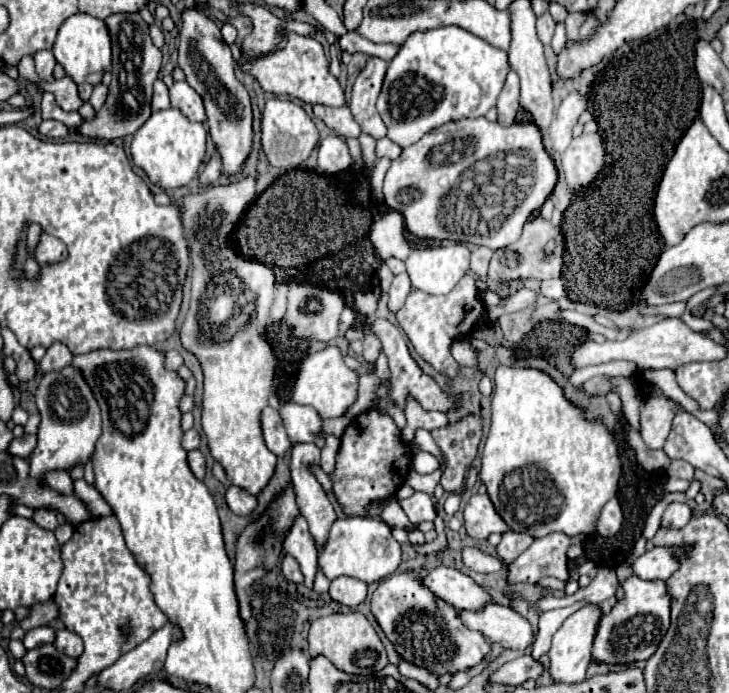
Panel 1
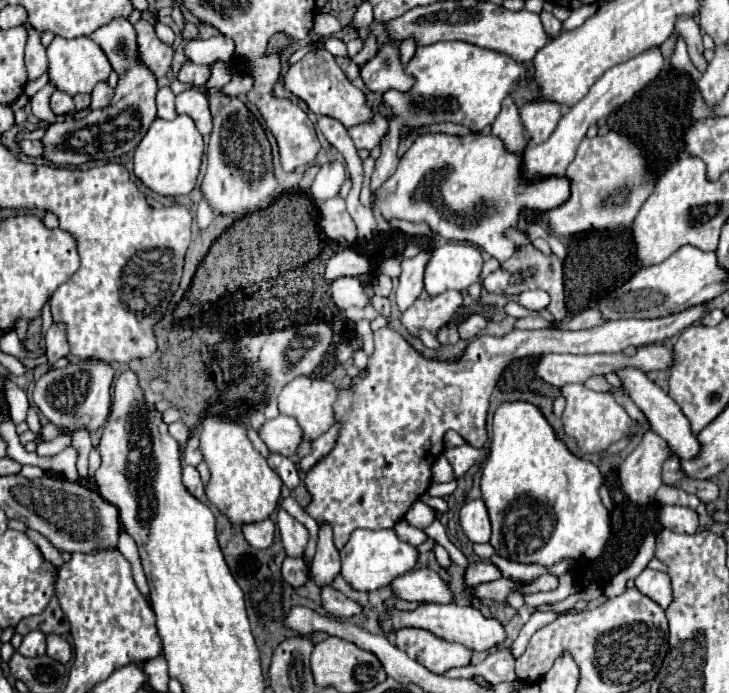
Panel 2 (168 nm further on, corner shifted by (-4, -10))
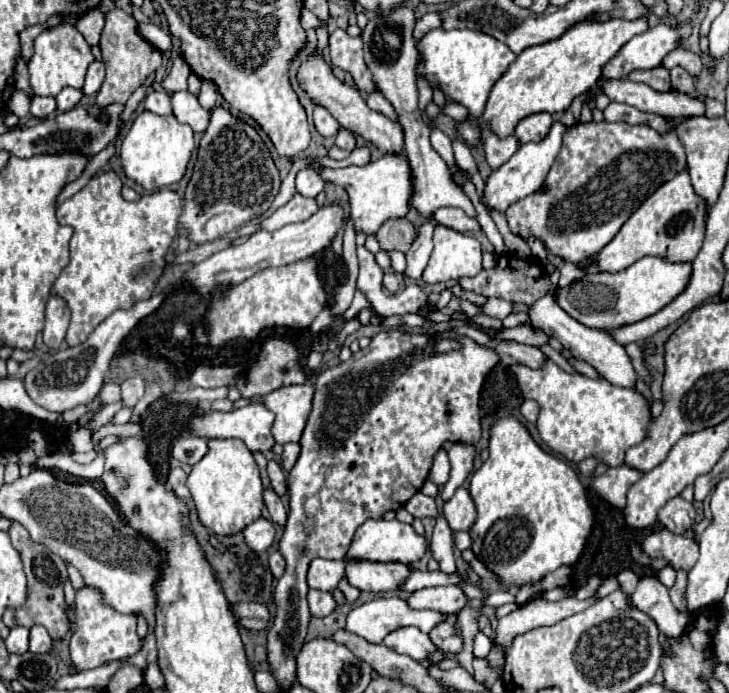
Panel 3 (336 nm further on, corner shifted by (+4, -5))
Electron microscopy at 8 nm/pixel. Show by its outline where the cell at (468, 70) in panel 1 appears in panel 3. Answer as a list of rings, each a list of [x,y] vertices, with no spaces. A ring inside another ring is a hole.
[[[433,29],[417,43],[417,49],[423,55],[417,75],[425,77],[431,85],[437,85],[445,97],[465,105],[471,117],[479,117],[483,113],[491,87],[517,59],[505,43],[475,29]]]

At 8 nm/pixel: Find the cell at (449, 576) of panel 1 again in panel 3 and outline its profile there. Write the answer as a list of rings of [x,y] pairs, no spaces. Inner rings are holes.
[[[365,559],[345,561],[345,579],[359,591],[397,591],[407,575],[409,569],[403,563],[377,563]]]

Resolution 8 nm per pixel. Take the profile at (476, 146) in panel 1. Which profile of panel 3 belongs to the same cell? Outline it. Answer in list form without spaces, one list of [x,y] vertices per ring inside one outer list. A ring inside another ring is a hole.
[[[385,155],[375,163],[367,163],[363,167],[343,167],[343,169],[329,169],[329,167],[319,167],[311,165],[323,181],[329,181],[333,185],[345,187],[349,193],[349,215],[353,219],[355,233],[365,233],[373,235],[383,221],[395,219],[395,217],[405,217],[409,211],[409,199],[411,199],[411,169],[407,167],[407,157],[405,155]]]

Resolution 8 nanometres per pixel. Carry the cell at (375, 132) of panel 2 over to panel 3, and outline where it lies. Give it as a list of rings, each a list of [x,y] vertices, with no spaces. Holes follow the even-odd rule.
[[[341,129],[341,131],[337,133],[337,137],[335,137],[335,145],[337,145],[339,149],[353,151],[353,149],[355,149],[355,135],[353,135],[351,131],[347,131],[347,129]]]

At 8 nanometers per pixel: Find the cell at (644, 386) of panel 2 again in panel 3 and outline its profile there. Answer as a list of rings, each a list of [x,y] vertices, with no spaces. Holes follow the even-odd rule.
[[[556,268],[553,274],[550,275],[549,293],[529,305],[527,315],[529,315],[531,325],[533,325],[535,329],[545,331],[549,337],[555,337],[565,349],[569,349],[569,351],[573,353],[573,357],[591,363],[591,365],[599,371],[599,375],[603,375],[609,383],[619,385],[619,387],[635,387],[635,383],[637,383],[637,373],[635,373],[635,369],[633,369],[633,365],[631,365],[629,355],[625,353],[625,347],[619,345],[619,343],[611,337],[611,333],[601,331],[601,329],[591,329],[591,327],[585,327],[583,323],[575,321],[571,315],[567,315],[567,313],[555,303],[554,293],[558,288],[559,277],[560,271]]]

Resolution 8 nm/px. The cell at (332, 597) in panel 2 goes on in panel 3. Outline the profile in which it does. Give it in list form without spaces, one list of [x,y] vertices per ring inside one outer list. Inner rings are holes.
[[[309,589],[307,601],[309,601],[311,617],[327,617],[327,615],[337,607],[333,595],[327,593],[327,591],[315,591],[315,589]]]

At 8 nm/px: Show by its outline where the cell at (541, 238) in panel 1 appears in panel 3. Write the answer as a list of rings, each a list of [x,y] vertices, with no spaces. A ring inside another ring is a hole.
[[[511,255],[499,257],[497,265],[493,269],[483,269],[475,277],[463,277],[463,279],[457,279],[457,281],[463,289],[473,291],[477,295],[499,297],[499,299],[505,299],[505,301],[511,301],[511,303],[525,303],[525,305],[531,305],[535,299],[543,297],[549,289],[549,275],[541,267],[537,267],[535,263],[511,257]]]

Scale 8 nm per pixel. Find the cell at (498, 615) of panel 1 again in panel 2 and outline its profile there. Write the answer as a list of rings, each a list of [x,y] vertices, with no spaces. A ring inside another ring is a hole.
[[[421,604],[413,612],[389,612],[383,616],[383,628],[385,630],[399,630],[403,626],[415,626],[429,630],[437,634],[443,640],[463,644],[471,650],[491,650],[497,648],[507,640],[505,626],[495,616],[483,616],[479,608],[475,606],[459,606],[459,604]]]

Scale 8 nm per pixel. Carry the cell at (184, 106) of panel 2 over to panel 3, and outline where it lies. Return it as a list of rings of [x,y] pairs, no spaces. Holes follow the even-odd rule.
[[[179,91],[171,95],[171,101],[173,101],[173,115],[177,117],[179,123],[189,125],[195,133],[205,133],[211,113],[199,105],[197,97],[193,97],[187,91]]]

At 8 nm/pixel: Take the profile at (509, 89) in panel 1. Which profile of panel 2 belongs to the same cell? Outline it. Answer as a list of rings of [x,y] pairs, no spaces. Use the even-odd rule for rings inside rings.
[[[507,96],[503,100],[503,108],[499,112],[499,116],[493,122],[491,132],[495,136],[499,136],[509,150],[513,152],[523,152],[525,150],[525,134],[523,134],[523,124],[519,118],[519,108],[513,100],[513,96]]]

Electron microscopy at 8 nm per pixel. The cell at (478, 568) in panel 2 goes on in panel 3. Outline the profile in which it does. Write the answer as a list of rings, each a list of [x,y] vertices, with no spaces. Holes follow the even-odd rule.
[[[413,571],[405,583],[399,585],[399,591],[403,593],[413,593],[417,589],[423,589],[423,587],[435,587],[435,585],[457,585],[461,581],[459,573],[453,573],[453,575],[447,575],[443,571]]]

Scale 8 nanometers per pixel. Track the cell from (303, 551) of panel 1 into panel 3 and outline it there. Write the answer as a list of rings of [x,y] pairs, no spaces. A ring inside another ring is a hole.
[[[263,487],[263,501],[265,501],[265,507],[267,507],[269,515],[271,515],[271,521],[275,521],[275,523],[279,523],[279,525],[285,525],[287,513],[285,513],[285,507],[283,507],[279,495],[275,495],[273,489]]]

